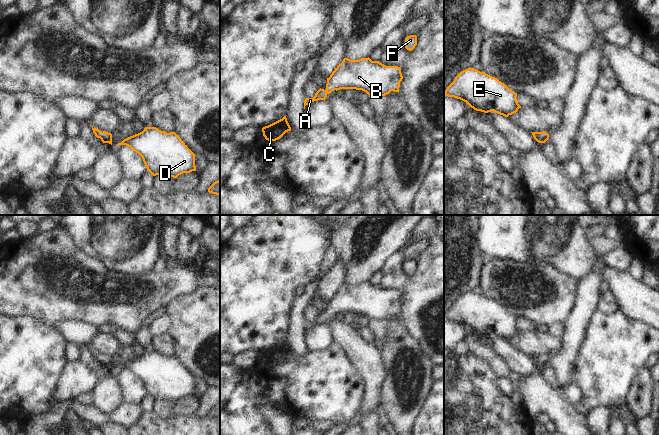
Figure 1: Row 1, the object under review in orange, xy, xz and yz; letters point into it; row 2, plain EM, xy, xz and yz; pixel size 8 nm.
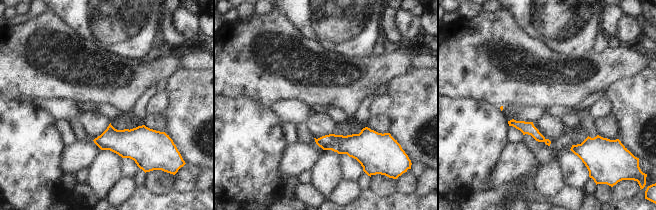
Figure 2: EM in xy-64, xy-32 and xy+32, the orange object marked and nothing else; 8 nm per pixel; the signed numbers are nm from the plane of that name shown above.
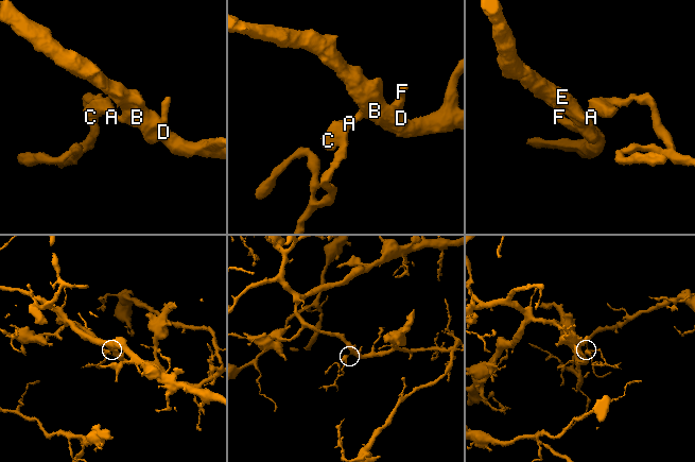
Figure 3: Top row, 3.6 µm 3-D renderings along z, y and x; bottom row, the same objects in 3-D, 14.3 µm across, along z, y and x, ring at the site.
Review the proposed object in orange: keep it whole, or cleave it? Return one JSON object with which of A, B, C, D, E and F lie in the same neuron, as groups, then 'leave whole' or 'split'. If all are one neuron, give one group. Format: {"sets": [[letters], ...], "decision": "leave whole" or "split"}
{"sets": [["A", "B", "C", "D", "E", "F"]], "decision": "leave whole"}

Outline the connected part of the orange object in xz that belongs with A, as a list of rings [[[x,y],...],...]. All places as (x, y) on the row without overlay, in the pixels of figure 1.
[[[344,282],[327,302],[326,313],[319,313],[313,322],[306,322],[305,330],[318,324],[325,324],[334,314],[356,313],[366,316],[369,321],[385,320],[391,315],[399,317],[403,300],[398,290],[386,290],[368,282],[350,284]]]

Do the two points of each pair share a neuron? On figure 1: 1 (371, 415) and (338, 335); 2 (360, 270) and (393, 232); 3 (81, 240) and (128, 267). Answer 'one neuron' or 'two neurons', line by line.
1: two neurons
2: one neuron
3: one neuron

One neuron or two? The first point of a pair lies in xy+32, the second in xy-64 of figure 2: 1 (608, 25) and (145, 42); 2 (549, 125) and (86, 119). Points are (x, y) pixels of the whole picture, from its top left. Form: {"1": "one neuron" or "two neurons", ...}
{"1": "two neurons", "2": "one neuron"}

